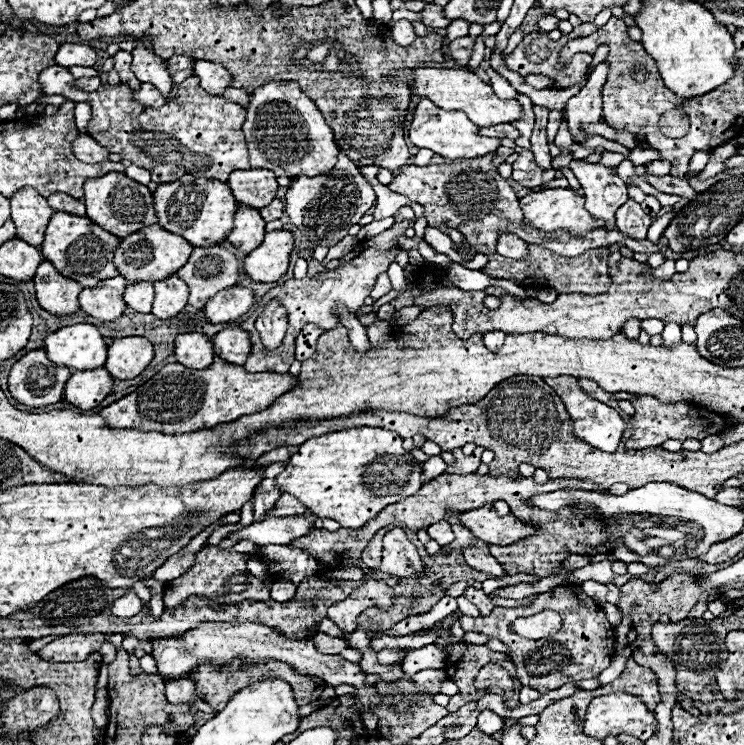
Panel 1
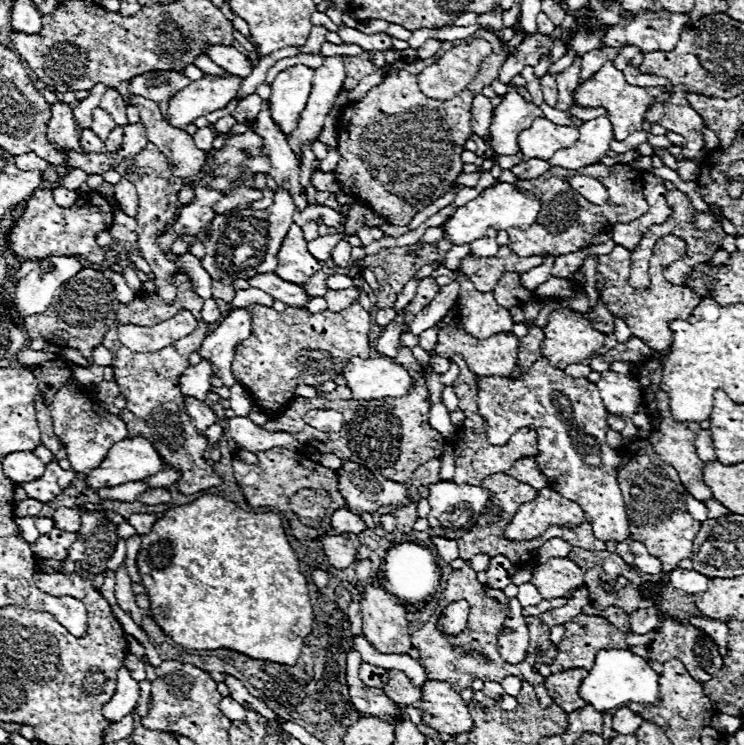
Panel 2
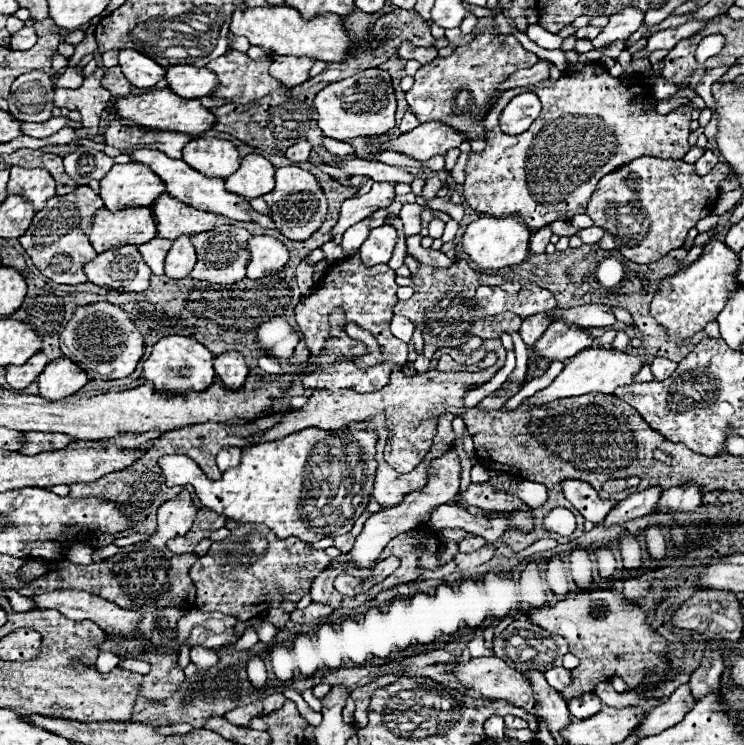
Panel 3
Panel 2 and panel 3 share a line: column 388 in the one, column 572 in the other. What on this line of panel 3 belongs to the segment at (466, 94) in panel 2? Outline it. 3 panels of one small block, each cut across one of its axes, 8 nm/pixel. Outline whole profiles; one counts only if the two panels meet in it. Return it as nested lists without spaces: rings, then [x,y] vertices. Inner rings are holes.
[[[588,64],[582,70],[574,66],[568,72],[564,70],[556,82],[546,80],[534,86],[508,90],[484,120],[486,148],[482,152],[470,152],[466,164],[466,182],[462,184],[464,186],[462,194],[468,206],[496,218],[520,216],[524,218],[530,230],[540,230],[556,220],[570,222],[576,214],[584,214],[598,180],[610,174],[610,170],[618,170],[618,166],[624,166],[626,162],[632,162],[638,156],[650,154],[656,158],[682,160],[684,154],[690,150],[688,136],[690,136],[692,108],[690,106],[678,108],[666,116],[658,114],[656,110],[644,110],[642,106],[644,102],[650,102],[652,94],[650,90],[646,90],[646,98],[642,98],[642,94],[632,94],[632,90],[636,88],[634,86],[636,80],[638,76],[632,76],[630,80],[614,78],[602,66]],[[524,92],[534,92],[542,100],[542,112],[530,130],[518,136],[506,136],[498,128],[498,116],[516,94],[524,94]]]

